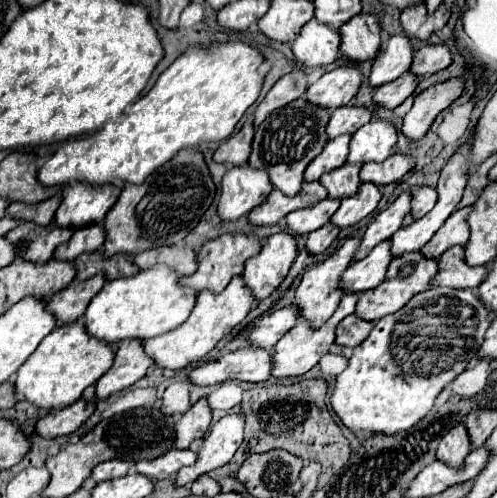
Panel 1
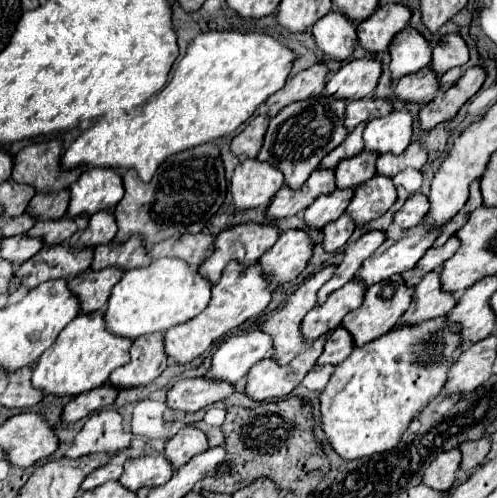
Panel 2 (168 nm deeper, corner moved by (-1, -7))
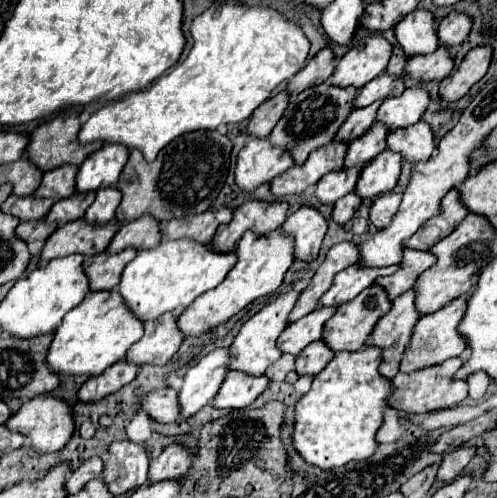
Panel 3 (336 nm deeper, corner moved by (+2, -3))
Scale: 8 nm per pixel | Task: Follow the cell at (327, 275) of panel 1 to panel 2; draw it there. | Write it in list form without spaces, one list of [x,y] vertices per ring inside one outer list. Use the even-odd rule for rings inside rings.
[[[325,266],[321,272],[317,272],[317,274],[313,274],[311,278],[307,278],[293,294],[291,294],[291,298],[285,302],[285,306],[279,310],[279,312],[273,312],[273,314],[269,314],[263,322],[261,322],[261,330],[265,332],[265,334],[269,334],[271,336],[271,340],[273,340],[273,350],[271,350],[271,358],[273,360],[277,360],[277,364],[289,364],[303,348],[305,348],[305,340],[301,340],[301,332],[299,332],[299,324],[301,324],[301,320],[303,320],[303,316],[315,306],[315,302],[317,302],[317,290],[329,280],[329,276],[333,274],[333,268],[335,266]]]

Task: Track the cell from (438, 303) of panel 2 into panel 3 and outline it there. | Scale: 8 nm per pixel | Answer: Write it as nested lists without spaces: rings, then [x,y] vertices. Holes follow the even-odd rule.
[[[414,288],[410,292],[404,292],[402,296],[392,300],[392,310],[382,316],[382,320],[376,324],[368,344],[380,346],[384,352],[384,362],[380,366],[380,372],[386,378],[392,378],[398,374],[400,360],[410,344],[410,336],[414,332],[414,324],[418,320],[418,310],[414,308]]]

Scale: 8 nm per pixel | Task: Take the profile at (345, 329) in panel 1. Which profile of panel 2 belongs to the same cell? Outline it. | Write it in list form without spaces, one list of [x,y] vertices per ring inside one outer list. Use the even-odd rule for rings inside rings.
[[[339,326],[339,328],[327,338],[321,356],[317,358],[317,366],[325,366],[325,364],[337,366],[339,362],[343,362],[343,360],[349,356],[351,350],[353,350],[353,338],[349,338],[349,334],[345,334],[343,328]]]

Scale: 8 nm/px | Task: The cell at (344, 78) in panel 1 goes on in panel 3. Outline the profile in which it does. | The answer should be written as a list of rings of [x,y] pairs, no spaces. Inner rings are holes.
[[[380,34],[366,36],[360,44],[356,44],[344,54],[334,74],[330,76],[330,84],[344,88],[354,86],[358,90],[364,88],[370,80],[374,80],[386,70],[390,52],[392,46]]]

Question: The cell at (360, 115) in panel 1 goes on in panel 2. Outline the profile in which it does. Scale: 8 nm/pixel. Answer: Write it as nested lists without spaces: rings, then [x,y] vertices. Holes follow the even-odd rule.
[[[367,96],[361,100],[353,100],[347,104],[347,116],[345,116],[345,126],[351,132],[355,124],[359,122],[369,122],[375,116],[385,116],[389,110],[393,110],[391,102],[387,98],[377,98],[377,96]]]

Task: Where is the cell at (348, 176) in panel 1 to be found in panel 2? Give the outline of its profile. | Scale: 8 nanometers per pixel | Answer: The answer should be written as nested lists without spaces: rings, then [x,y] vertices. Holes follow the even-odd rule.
[[[361,152],[353,158],[343,160],[337,168],[335,168],[335,176],[337,176],[337,188],[357,188],[359,184],[363,184],[365,180],[375,176],[375,162],[377,162],[379,154],[377,152]]]

